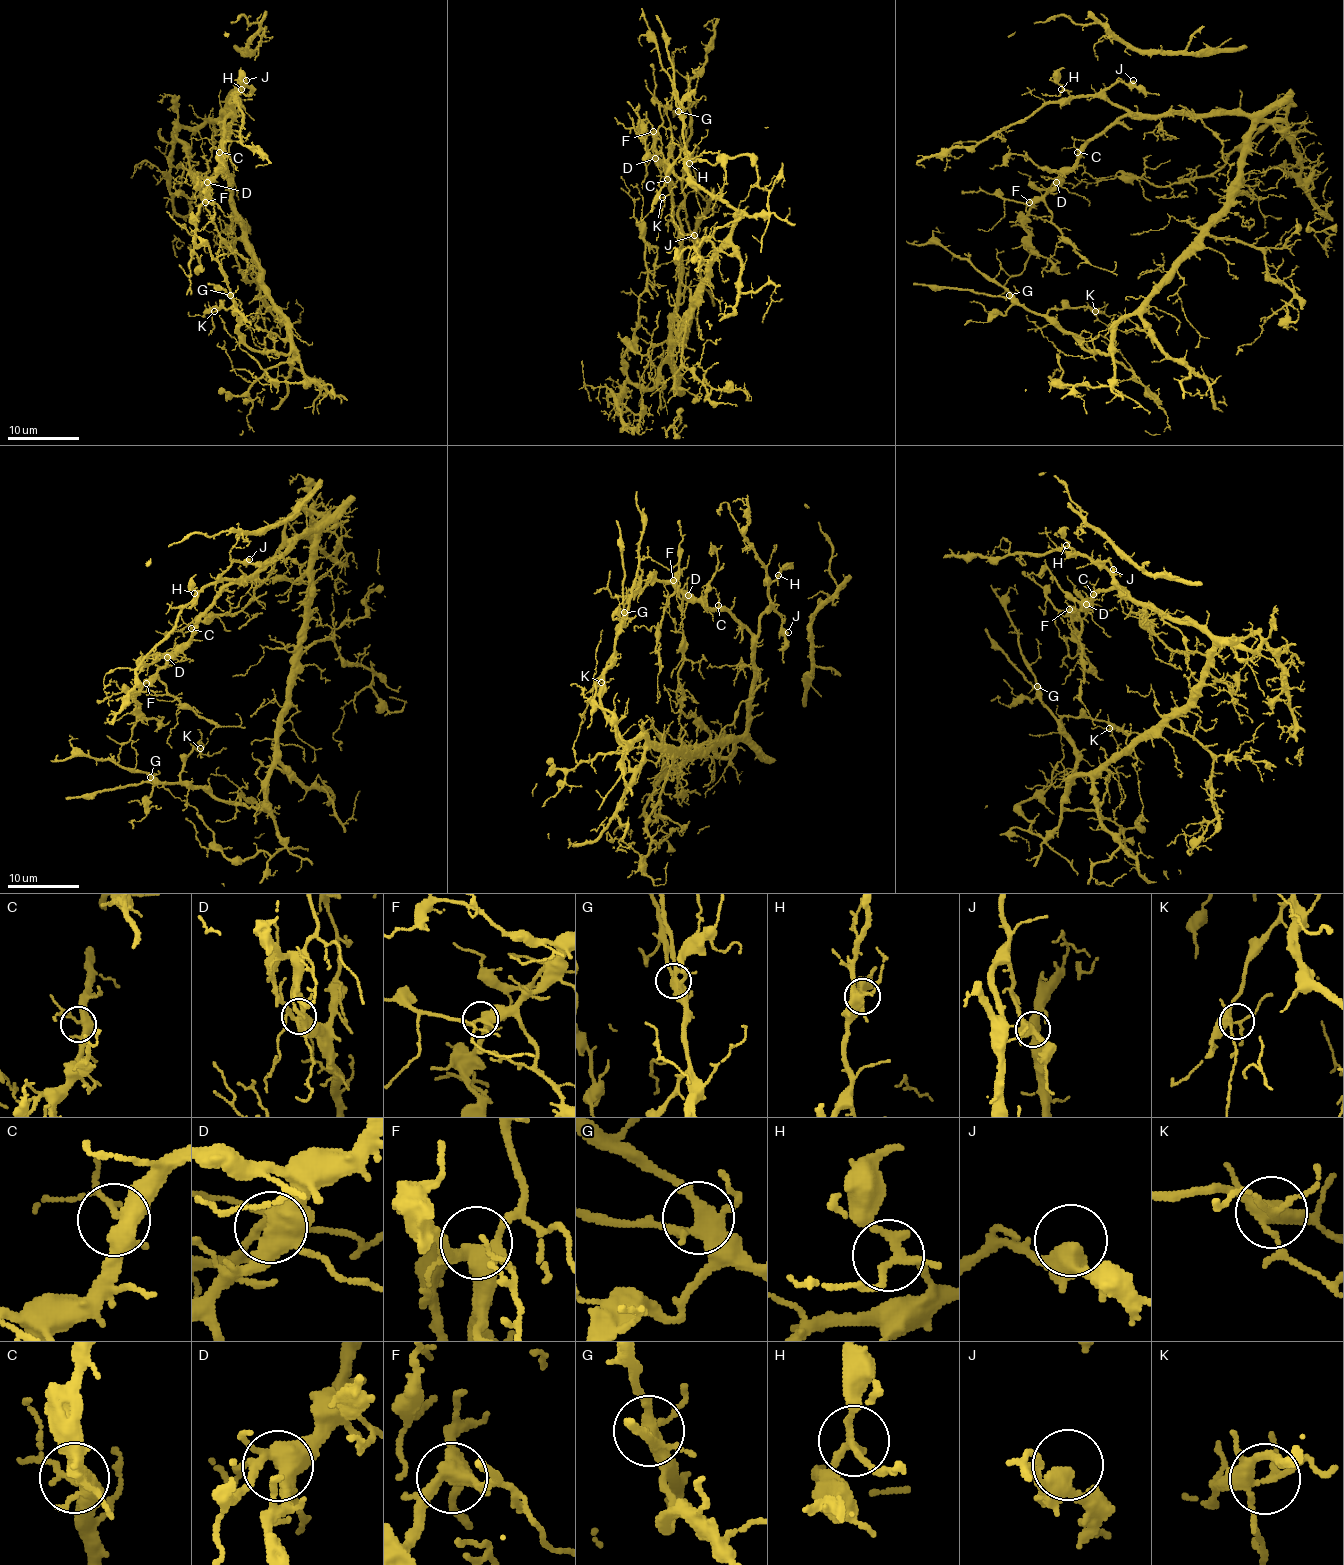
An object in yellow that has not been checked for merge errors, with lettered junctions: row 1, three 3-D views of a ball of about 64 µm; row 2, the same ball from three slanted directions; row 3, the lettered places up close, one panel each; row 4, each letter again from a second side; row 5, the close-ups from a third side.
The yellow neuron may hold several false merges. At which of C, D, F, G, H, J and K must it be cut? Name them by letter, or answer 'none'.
none

